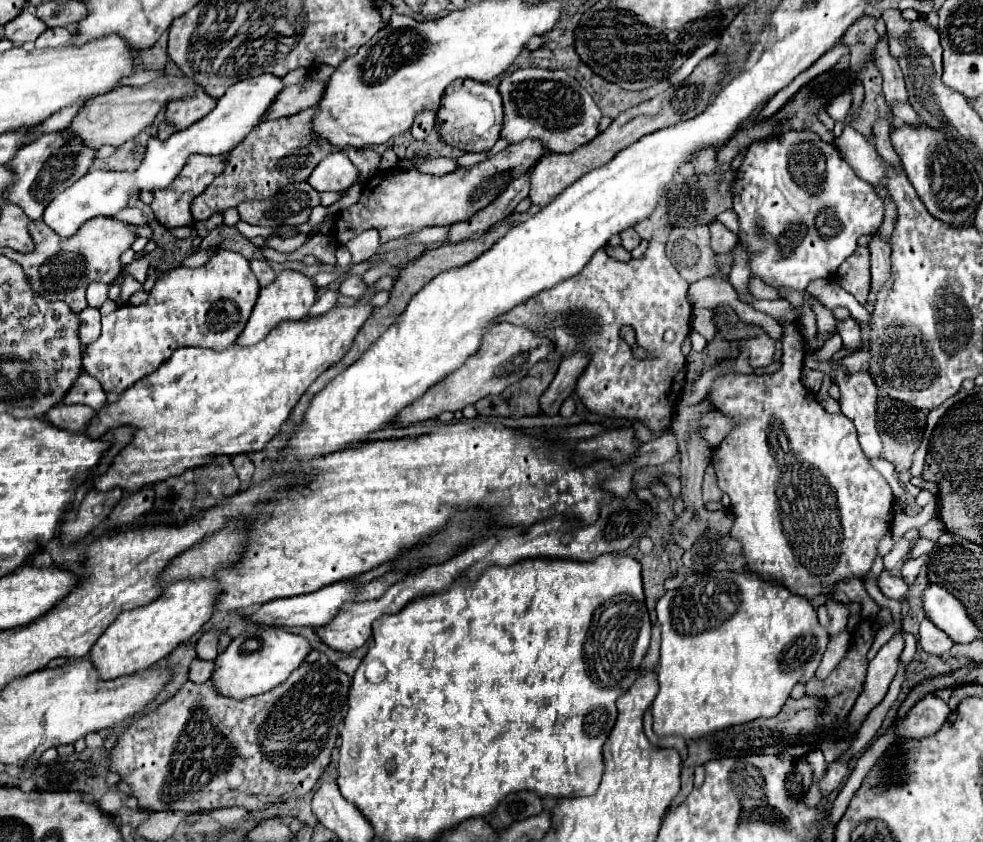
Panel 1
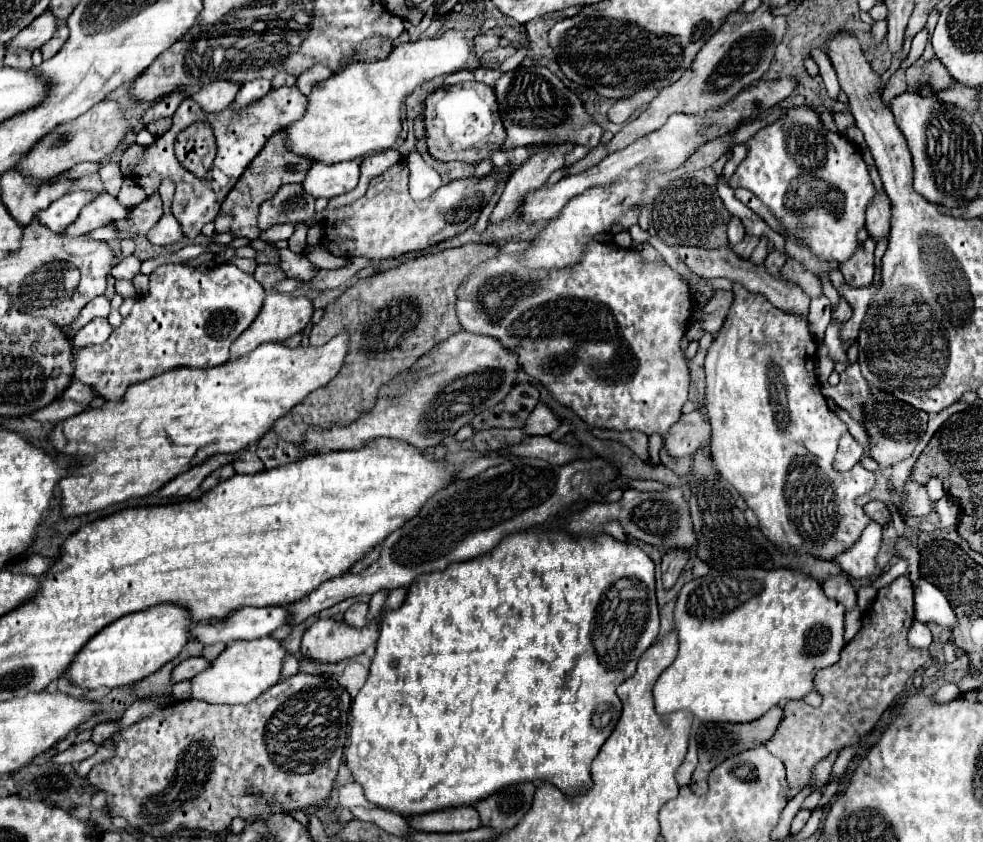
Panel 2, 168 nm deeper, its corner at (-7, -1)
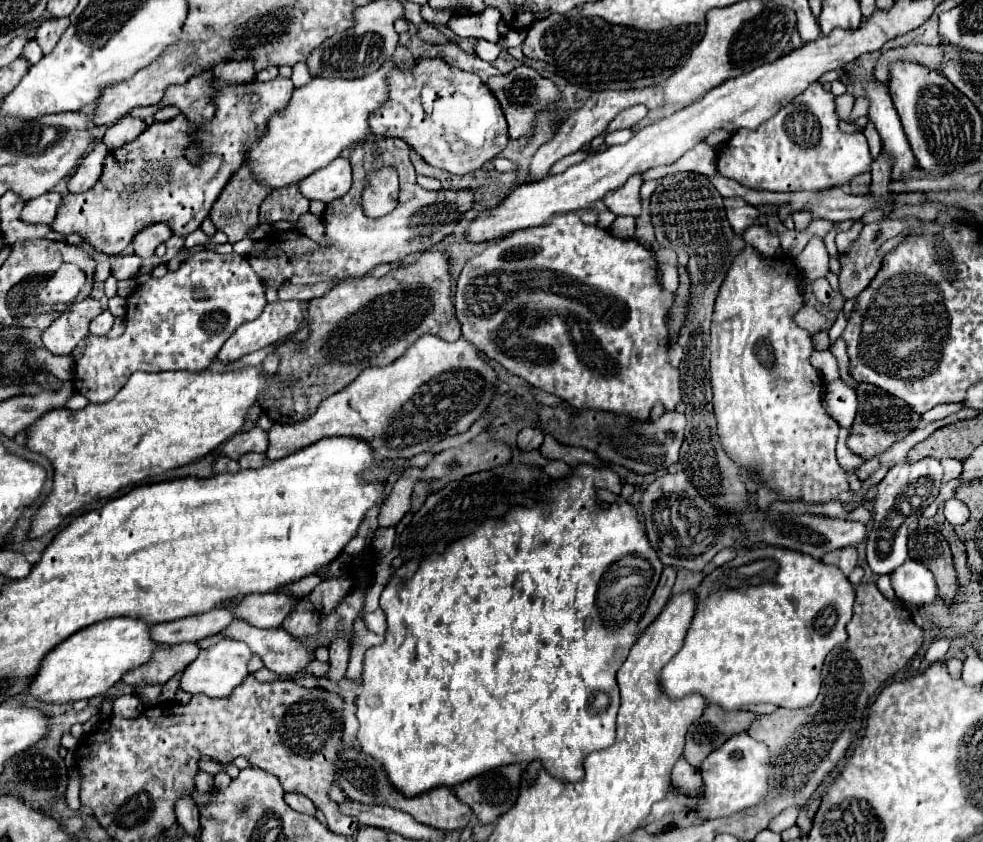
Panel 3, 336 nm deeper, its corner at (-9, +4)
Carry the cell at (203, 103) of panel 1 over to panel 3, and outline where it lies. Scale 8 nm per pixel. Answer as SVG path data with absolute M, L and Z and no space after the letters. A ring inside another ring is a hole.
M254 58L226 60L214 68L214 76L228 82L250 82L254 76Z

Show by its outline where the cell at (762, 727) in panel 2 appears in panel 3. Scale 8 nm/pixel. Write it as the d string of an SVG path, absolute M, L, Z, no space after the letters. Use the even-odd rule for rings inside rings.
M708 704L704 714L688 728L684 758L698 768L702 760L716 748L720 748L730 736L746 732L756 714L752 712L728 712L716 704Z

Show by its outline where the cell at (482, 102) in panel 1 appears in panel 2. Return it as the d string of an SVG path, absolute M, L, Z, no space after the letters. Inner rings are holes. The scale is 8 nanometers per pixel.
M468 81L450 85L430 93L424 101L426 113L426 137L428 137L428 151L440 161L464 161L464 163L478 163L488 159L506 139L506 129L498 127L500 113L496 93L490 85Z

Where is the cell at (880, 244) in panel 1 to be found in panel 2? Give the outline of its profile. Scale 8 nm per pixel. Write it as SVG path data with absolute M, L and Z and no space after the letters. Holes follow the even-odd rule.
M878 193L866 211L866 231L876 243L880 243L882 239L886 239L890 235L888 233L890 219L892 219L890 201L888 201L886 193Z

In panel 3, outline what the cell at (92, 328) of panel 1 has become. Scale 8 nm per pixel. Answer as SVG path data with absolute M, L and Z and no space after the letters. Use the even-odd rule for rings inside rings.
M104 310L102 314L98 314L98 316L90 322L90 332L92 332L94 336L106 336L106 334L110 332L112 324L114 324L114 316L112 316L108 310Z

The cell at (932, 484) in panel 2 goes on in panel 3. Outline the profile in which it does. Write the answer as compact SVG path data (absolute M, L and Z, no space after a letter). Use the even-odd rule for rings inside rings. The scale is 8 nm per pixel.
M948 458L948 460L942 460L942 466L944 466L944 482L952 480L952 478L958 478L962 474L962 460L954 460L954 458Z

